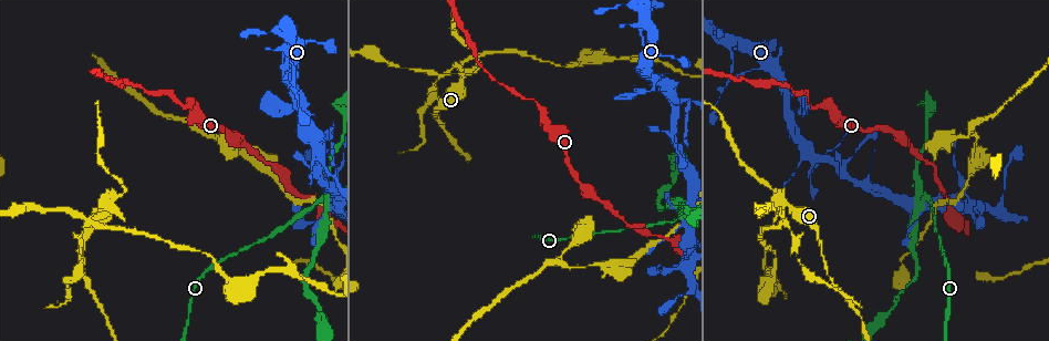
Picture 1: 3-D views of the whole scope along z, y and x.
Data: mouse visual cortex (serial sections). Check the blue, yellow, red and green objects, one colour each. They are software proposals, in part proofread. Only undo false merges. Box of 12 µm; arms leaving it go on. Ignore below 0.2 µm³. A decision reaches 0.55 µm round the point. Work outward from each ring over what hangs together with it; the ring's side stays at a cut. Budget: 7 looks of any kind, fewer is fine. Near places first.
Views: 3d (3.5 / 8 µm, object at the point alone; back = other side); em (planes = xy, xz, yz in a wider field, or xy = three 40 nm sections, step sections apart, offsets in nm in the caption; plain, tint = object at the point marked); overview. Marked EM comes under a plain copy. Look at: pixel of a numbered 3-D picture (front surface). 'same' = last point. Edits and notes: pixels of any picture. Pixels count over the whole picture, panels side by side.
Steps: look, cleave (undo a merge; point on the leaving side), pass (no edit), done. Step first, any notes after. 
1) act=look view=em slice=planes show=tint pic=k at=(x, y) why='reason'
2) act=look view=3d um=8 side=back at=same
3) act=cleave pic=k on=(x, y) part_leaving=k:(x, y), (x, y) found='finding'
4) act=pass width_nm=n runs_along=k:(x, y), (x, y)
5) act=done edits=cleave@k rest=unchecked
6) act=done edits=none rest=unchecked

act=look view=3d um=8 pic=1 at=(813, 155) why='three-way junction'

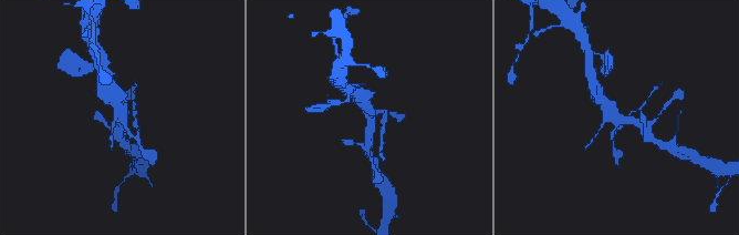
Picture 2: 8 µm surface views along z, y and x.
act=look view=3d um=3.5 pic=2 at=(120, 116) why='zoom in'

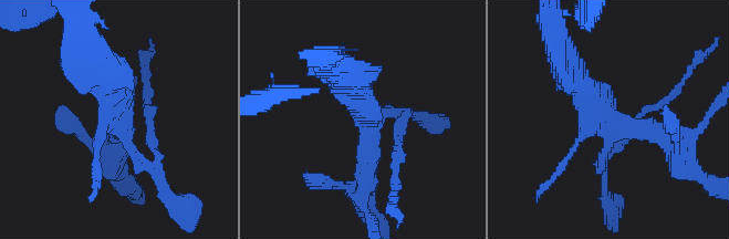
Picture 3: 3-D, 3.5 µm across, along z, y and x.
act=look view=em slice=xy step=5 show=tint pic=3 at=(611, 122)

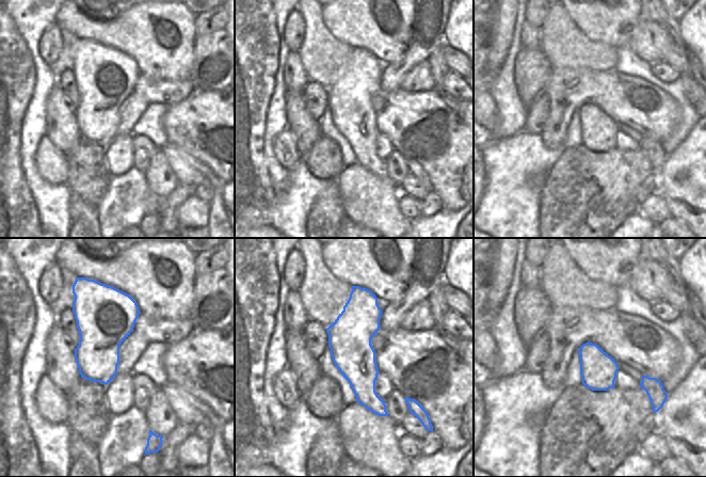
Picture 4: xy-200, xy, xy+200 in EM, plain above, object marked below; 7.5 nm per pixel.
act=pass runs_along=3:(568, 68), (613, 123), (678, 149) found='all the same cell'

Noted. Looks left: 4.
act=look view=em slice=xy step=5 show=tint pic=1 at=(465, 77) why='calibre changes'

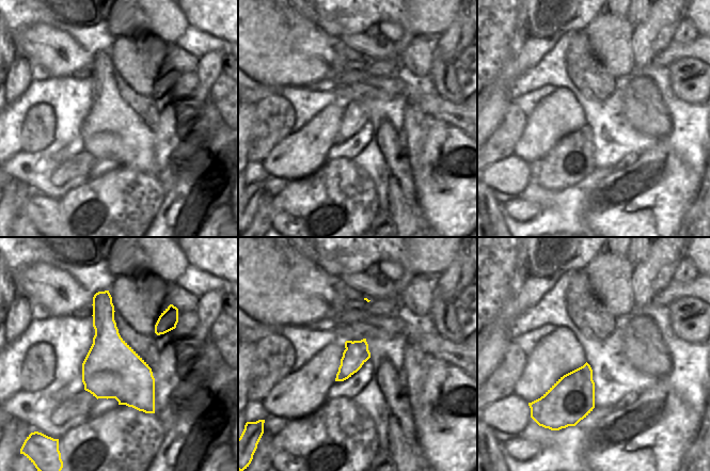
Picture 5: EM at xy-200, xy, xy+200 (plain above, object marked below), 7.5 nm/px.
act=look view=3d um=3.5 at=same

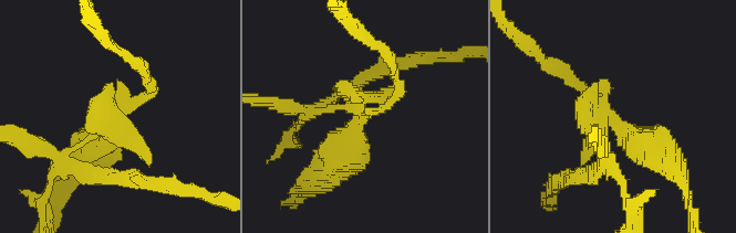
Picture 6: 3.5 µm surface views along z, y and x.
act=cleave pic=6 on=(89, 123) found='a second cell is stuck on'

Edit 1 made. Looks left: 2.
act=done edits=cleave@6 rest=unchecked

